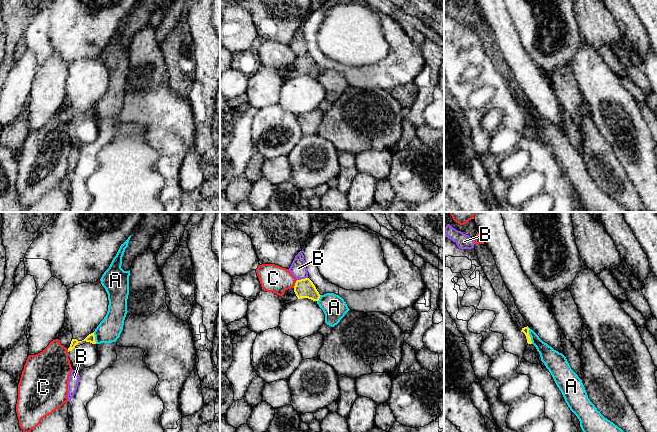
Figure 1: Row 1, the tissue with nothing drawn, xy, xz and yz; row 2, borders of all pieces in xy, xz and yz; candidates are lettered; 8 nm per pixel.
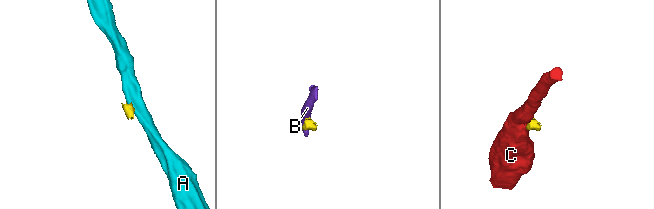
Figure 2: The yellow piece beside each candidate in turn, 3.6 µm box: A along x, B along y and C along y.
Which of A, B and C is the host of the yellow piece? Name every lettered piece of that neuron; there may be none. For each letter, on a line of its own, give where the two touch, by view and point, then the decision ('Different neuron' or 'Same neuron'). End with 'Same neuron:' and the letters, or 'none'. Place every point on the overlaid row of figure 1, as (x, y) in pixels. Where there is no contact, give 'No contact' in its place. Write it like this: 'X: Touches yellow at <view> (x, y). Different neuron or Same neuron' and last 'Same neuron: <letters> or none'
A: Touches yellow at yz (529, 335). Different neuron
B: Touches yellow at xz (302, 279). Different neuron
C: Touches yellow at xz (295, 284). Different neuron
Same neuron: none

